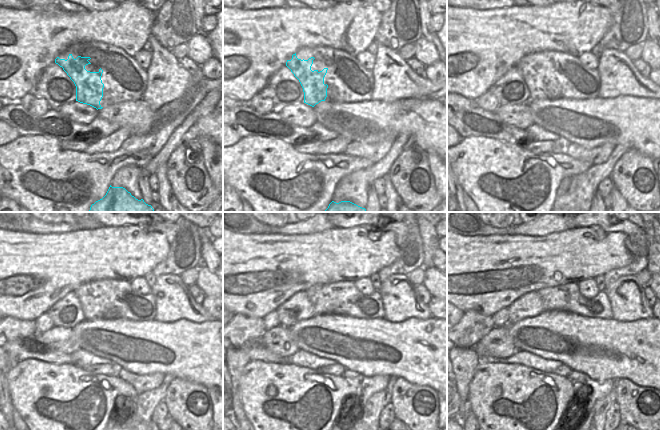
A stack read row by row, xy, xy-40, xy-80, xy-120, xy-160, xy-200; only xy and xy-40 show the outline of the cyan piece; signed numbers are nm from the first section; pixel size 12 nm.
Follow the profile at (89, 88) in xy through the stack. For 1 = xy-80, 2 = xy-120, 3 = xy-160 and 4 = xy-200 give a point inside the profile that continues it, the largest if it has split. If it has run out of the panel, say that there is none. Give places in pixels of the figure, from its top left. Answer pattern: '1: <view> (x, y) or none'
1: xy-80 (537, 81)
2: xy-120 (90, 304)
3: xy-160 (318, 301)
4: xy-200 (547, 295)

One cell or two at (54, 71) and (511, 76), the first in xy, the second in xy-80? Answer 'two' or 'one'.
one

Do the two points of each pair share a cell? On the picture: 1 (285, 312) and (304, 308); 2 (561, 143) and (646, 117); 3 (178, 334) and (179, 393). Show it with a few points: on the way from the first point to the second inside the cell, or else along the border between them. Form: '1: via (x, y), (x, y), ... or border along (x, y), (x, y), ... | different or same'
1: via (290, 312), (293, 309), (299, 308) | same
2: border along (560, 135), (570, 143) | different
3: border along (175, 376), (202, 384) | different

